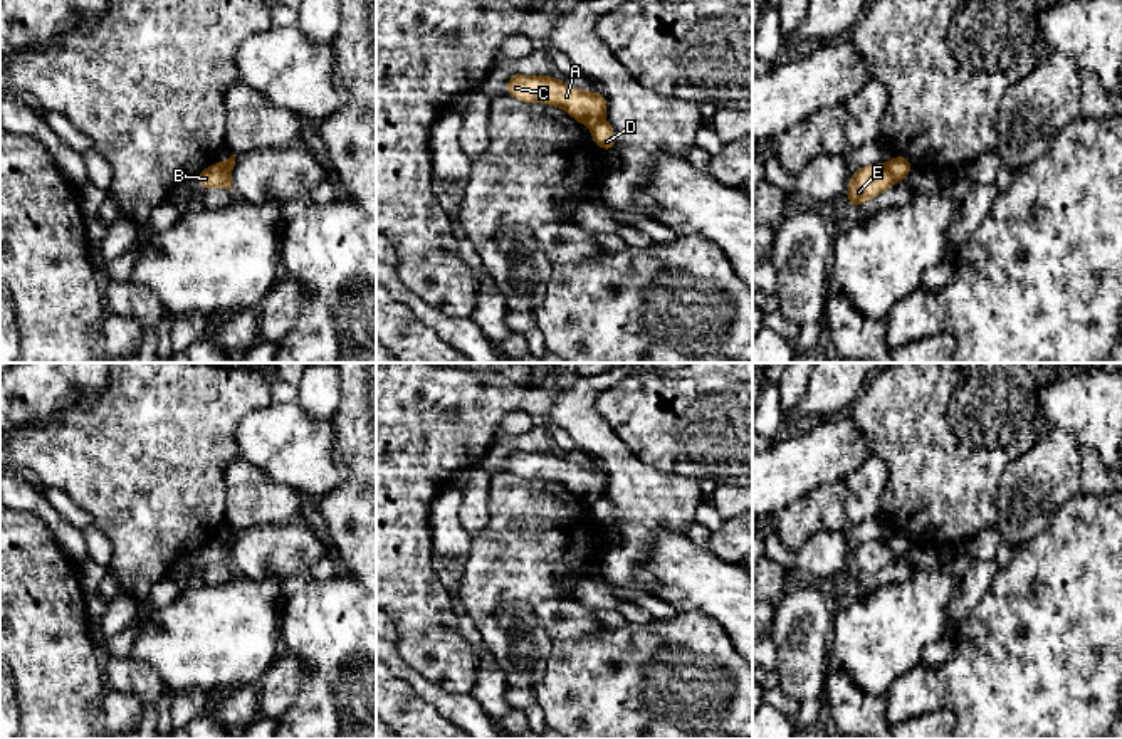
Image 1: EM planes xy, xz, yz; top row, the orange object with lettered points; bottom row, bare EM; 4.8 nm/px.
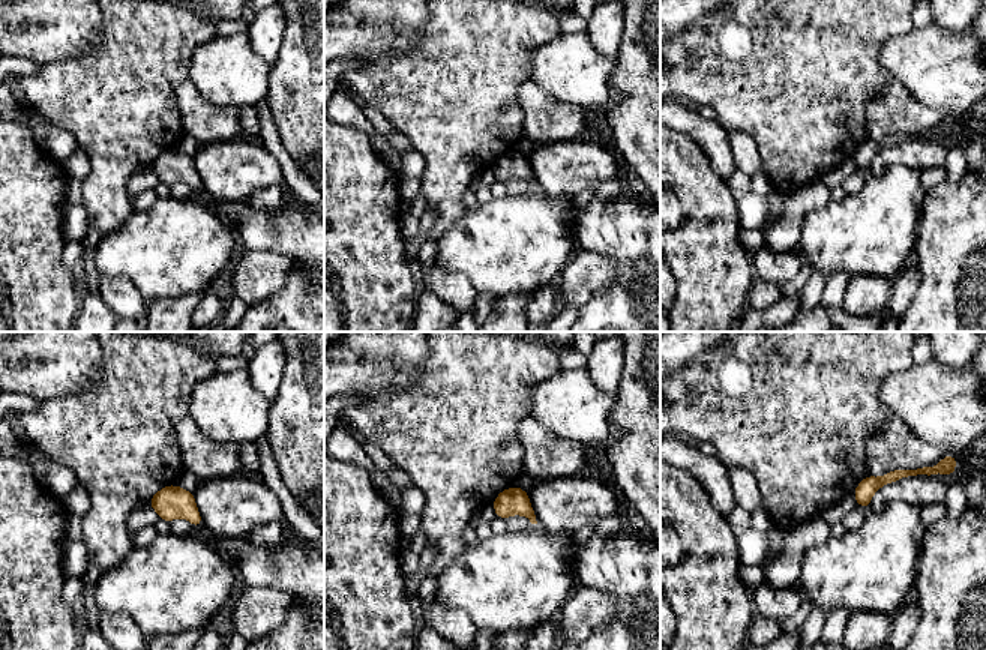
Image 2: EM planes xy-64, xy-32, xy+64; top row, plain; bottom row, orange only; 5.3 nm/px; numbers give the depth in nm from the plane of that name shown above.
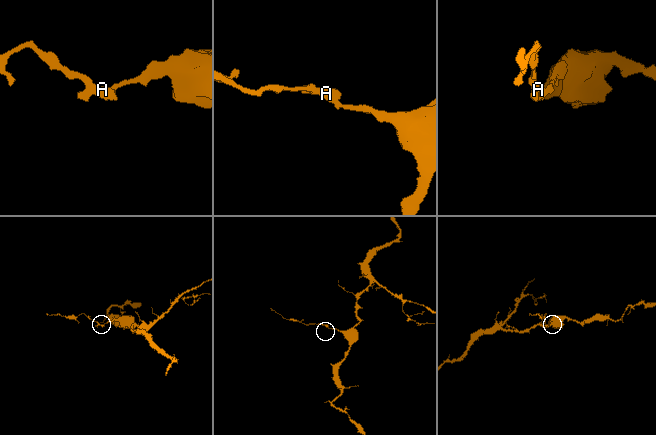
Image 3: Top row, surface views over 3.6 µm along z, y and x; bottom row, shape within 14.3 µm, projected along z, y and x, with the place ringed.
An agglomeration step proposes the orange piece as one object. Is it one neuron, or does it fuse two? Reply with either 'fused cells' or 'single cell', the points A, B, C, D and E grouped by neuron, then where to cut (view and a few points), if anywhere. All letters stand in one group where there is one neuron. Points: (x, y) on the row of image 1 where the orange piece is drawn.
fused cells; A B C E / D; cut in yz along (887, 163), (896, 180)

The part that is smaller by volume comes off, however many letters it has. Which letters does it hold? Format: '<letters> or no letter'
A, B, C, E

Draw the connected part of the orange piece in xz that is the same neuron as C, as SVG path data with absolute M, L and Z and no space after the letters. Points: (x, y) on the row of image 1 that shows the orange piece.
M512 74L507 77L506 94L521 102L541 102L561 107L590 129L605 121L608 107L608 101L601 91L590 92L573 87L561 82L558 76Z

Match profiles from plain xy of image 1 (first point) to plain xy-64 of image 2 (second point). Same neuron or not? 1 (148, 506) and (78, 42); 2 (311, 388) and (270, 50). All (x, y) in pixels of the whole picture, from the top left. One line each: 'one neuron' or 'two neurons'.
1: two neurons
2: one neuron

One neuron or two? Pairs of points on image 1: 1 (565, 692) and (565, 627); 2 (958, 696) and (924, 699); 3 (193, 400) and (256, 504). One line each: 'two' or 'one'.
1: two
2: one
3: two

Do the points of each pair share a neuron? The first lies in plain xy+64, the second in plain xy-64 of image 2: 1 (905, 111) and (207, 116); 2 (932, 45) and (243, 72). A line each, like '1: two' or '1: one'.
1: one
2: one

